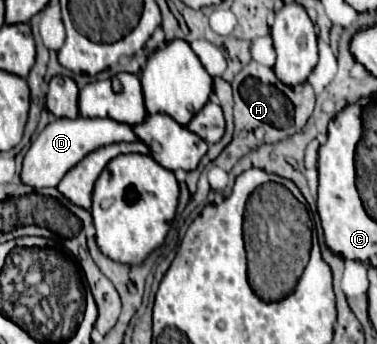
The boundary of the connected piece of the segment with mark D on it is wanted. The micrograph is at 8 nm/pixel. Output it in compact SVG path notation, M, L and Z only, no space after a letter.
M77 117L77 119L55 119L51 121L31 143L25 159L23 159L23 167L21 167L21 183L29 185L33 189L43 189L43 187L57 187L59 181L63 179L63 175L73 169L85 155L111 145L111 143L131 143L137 141L137 135L133 133L133 129L125 123L117 123L113 119L85 119L85 117Z

